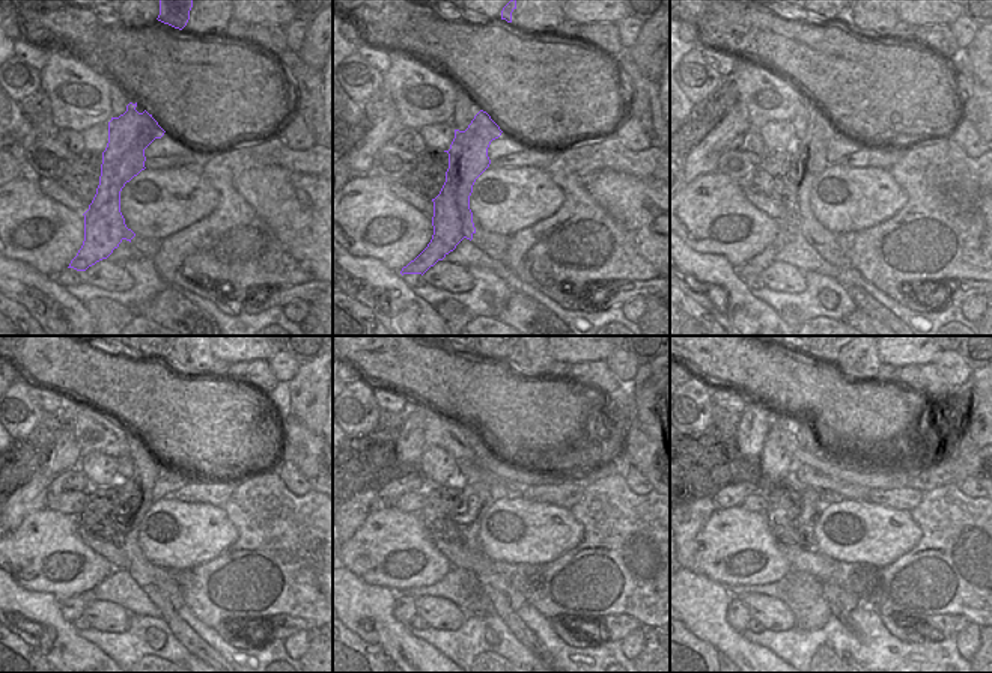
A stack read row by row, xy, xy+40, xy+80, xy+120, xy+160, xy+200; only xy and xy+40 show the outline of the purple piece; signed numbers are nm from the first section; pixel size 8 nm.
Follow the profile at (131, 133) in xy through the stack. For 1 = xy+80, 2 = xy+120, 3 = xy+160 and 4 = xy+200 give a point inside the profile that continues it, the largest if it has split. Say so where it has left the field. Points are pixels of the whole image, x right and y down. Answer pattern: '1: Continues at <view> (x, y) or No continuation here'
1: Continues at xy+80 (809, 160)
2: Continues at xy+120 (136, 496)
3: Continues at xy+160 (476, 497)
4: Continues at xy+200 (813, 505)

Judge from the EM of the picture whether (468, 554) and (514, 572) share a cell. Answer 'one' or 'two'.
one

